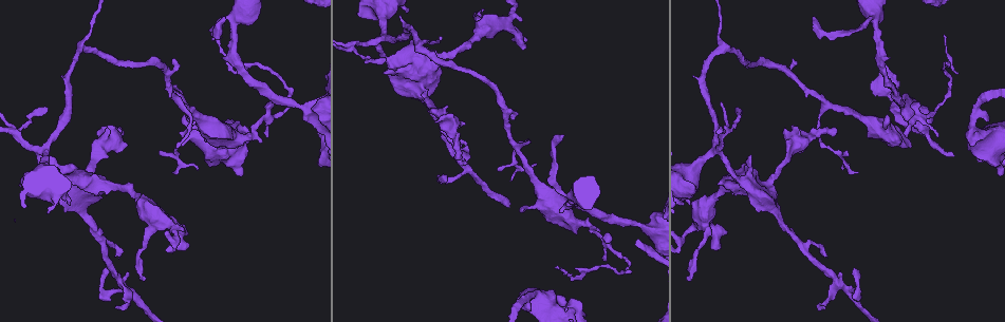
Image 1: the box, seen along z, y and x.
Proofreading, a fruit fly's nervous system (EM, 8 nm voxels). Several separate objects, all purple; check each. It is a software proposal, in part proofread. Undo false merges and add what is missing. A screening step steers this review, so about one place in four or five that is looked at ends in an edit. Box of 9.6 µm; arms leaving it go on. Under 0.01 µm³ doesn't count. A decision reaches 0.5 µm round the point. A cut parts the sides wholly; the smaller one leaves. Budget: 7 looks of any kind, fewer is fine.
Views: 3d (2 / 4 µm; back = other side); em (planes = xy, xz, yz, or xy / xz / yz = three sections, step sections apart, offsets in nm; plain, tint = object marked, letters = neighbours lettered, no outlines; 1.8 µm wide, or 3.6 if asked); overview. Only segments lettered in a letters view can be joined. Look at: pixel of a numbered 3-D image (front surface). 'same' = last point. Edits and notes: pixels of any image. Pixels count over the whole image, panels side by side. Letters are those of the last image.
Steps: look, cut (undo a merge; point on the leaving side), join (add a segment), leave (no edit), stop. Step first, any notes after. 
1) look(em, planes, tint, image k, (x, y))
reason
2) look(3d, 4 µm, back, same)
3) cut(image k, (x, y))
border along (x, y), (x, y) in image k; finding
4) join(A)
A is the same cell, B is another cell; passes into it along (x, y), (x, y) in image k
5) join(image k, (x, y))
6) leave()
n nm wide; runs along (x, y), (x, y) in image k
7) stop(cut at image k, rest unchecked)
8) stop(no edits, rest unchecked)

look(em, yz, step 16, tint, image 1, (461, 158))
free end

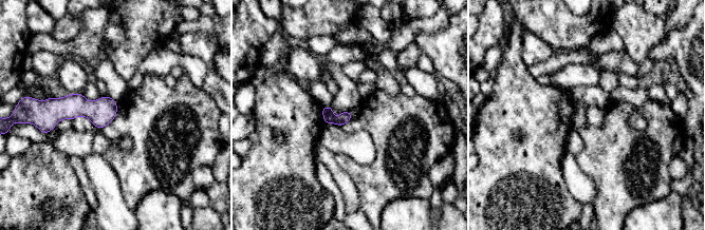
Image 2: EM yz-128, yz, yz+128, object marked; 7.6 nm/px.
look(em, yz, step 16, letters, same)

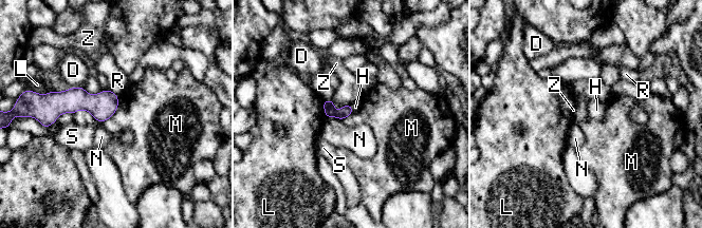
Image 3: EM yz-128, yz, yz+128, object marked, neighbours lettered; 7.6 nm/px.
leave()
D, H, L, M, N, R, S and Z are other cells; border along (351, 105), (353, 112) in image 3; none of them fits

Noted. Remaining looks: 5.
look(em, xz, step 8, tint, image 1, (715, 242))
an open end

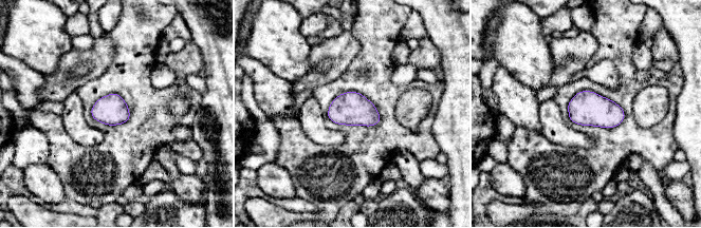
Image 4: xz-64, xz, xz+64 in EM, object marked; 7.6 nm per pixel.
look(em, planes, letters, same)
cut it another way

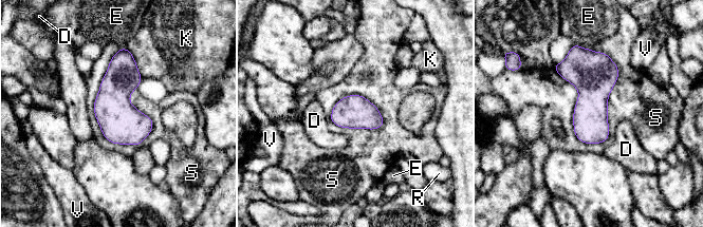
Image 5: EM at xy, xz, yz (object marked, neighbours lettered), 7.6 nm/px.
leave()
D, E, K, R, S and V are other cells; border along (589, 49), (617, 68), (599, 144) in image 5; no lettered segment goes on from it

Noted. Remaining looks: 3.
look(em, planes, letters, image 1, (115, 305))
branch stops here

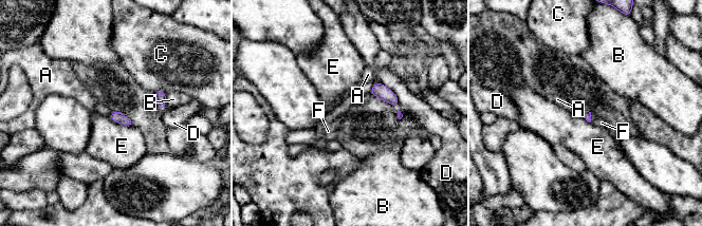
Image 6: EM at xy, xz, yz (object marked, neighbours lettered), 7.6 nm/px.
join(F)
F is the same cell, A, B, C, D and E are other cells; passes into it along (587, 115), (590, 117), (596, 120) in image 6; it goes on there

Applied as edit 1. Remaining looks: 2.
stop(join at image 6, rest unchecked)

